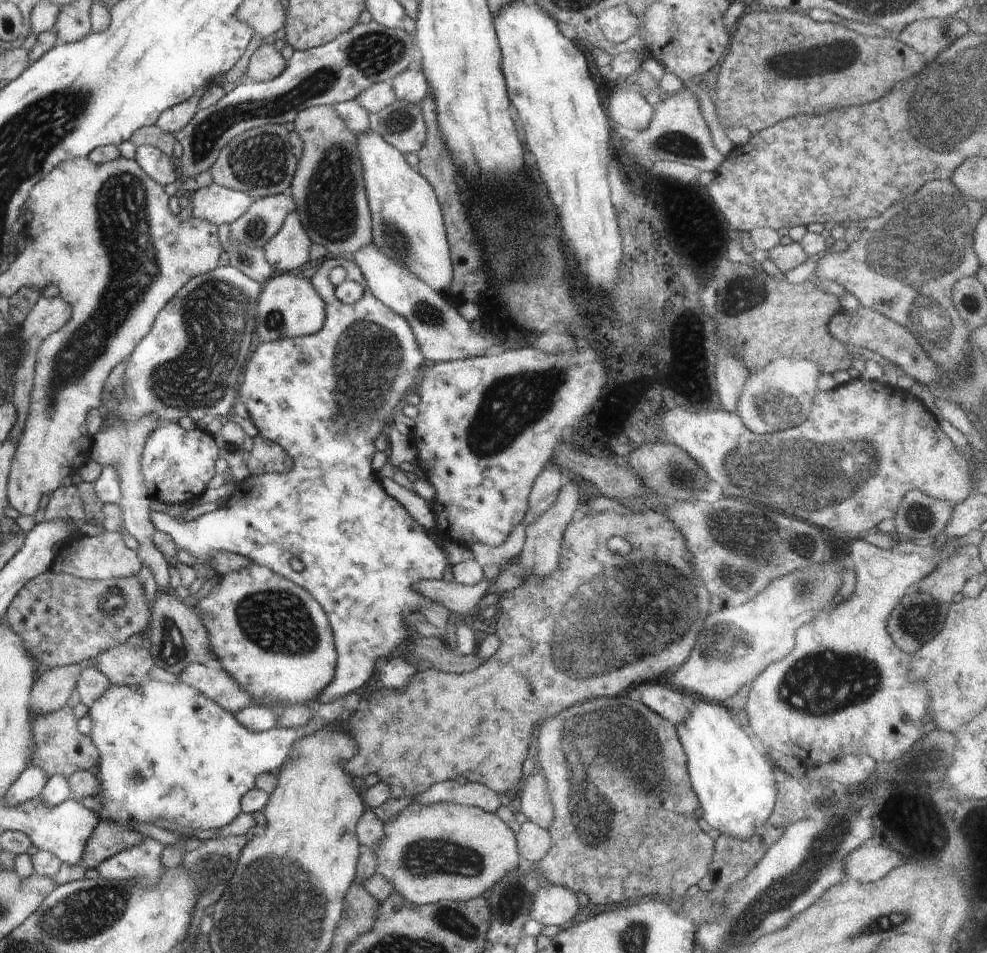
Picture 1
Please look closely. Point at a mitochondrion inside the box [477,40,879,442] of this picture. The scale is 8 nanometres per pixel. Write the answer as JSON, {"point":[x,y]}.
{"point":[770,403]}

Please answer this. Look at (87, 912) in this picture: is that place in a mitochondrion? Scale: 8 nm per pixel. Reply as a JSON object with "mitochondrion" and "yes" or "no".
{"mitochondrion":"yes"}

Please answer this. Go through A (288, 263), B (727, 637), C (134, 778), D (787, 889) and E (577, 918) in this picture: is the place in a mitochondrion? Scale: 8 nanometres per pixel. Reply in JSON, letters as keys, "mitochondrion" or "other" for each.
{"A":"other","B":"mitochondrion","C":"mitochondrion","D":"mitochondrion","E":"other"}

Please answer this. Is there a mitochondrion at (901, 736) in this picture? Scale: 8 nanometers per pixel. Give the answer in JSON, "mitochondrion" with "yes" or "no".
{"mitochondrion":"no"}

